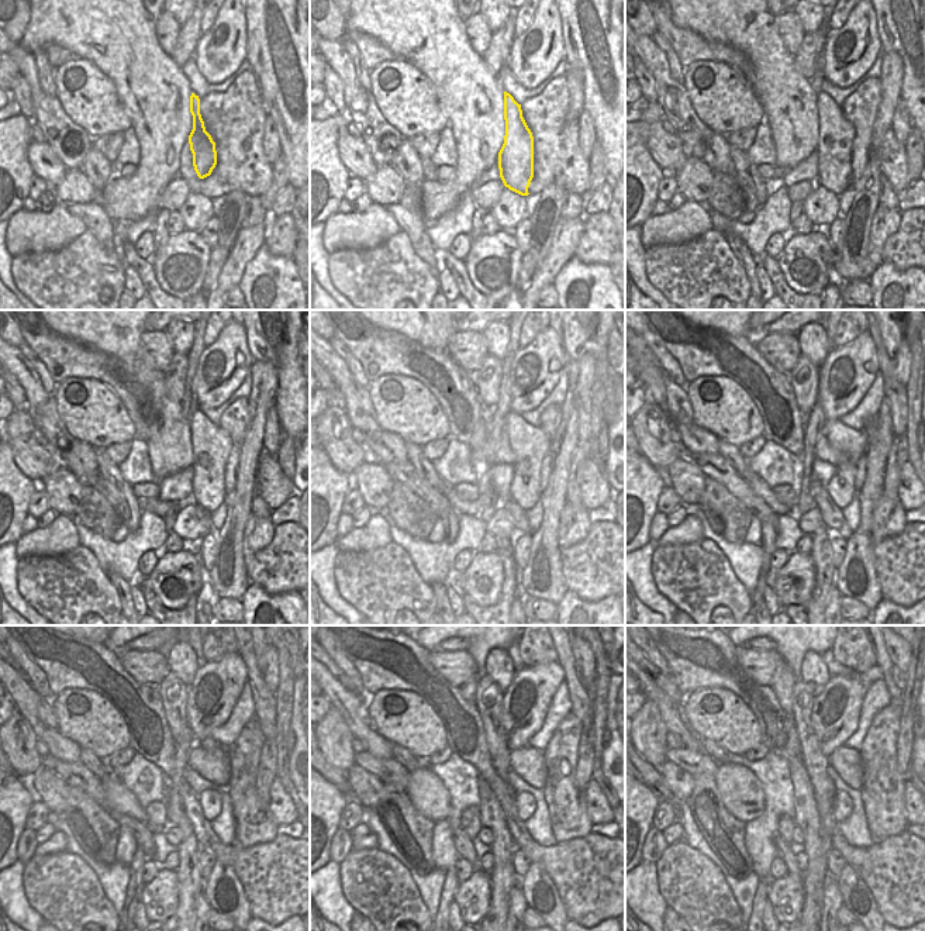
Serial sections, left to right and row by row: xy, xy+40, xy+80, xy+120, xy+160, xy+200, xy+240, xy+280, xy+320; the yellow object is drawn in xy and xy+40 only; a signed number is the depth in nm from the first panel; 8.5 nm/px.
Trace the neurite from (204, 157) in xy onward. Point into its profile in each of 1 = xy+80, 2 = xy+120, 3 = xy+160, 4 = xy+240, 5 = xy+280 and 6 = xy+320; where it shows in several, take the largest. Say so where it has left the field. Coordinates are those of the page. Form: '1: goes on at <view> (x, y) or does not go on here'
1: goes on at xy+80 (837, 133)
2: goes on at xy+120 (211, 445)
3: goes on at xy+160 (530, 445)
4: goes on at xy+240 (210, 800)
5: goes on at xy+280 (525, 803)
6: goes on at xy+320 (844, 804)

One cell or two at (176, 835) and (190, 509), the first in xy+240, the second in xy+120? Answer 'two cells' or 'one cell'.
one cell

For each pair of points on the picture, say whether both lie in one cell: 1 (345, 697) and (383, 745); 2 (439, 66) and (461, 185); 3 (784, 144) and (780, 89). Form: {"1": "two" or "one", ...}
{"1": "one", "2": "one", "3": "one"}

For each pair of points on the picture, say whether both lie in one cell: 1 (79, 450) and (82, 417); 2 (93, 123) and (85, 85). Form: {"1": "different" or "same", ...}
{"1": "different", "2": "same"}

